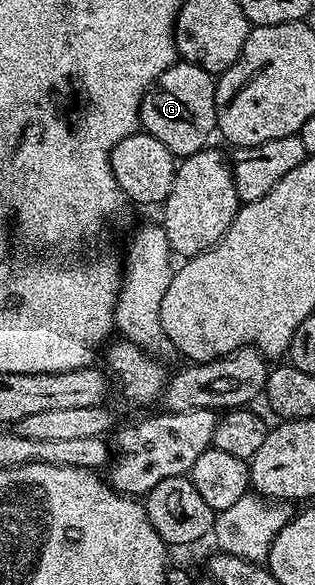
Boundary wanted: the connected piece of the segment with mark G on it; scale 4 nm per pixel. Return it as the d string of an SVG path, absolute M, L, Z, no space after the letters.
M179 60L169 65L156 84L142 100L140 125L145 132L150 133L168 151L172 151L175 158L190 157L207 148L210 136L215 136L218 120L216 119L216 99L214 87L216 81L211 73L196 67L192 63Z

